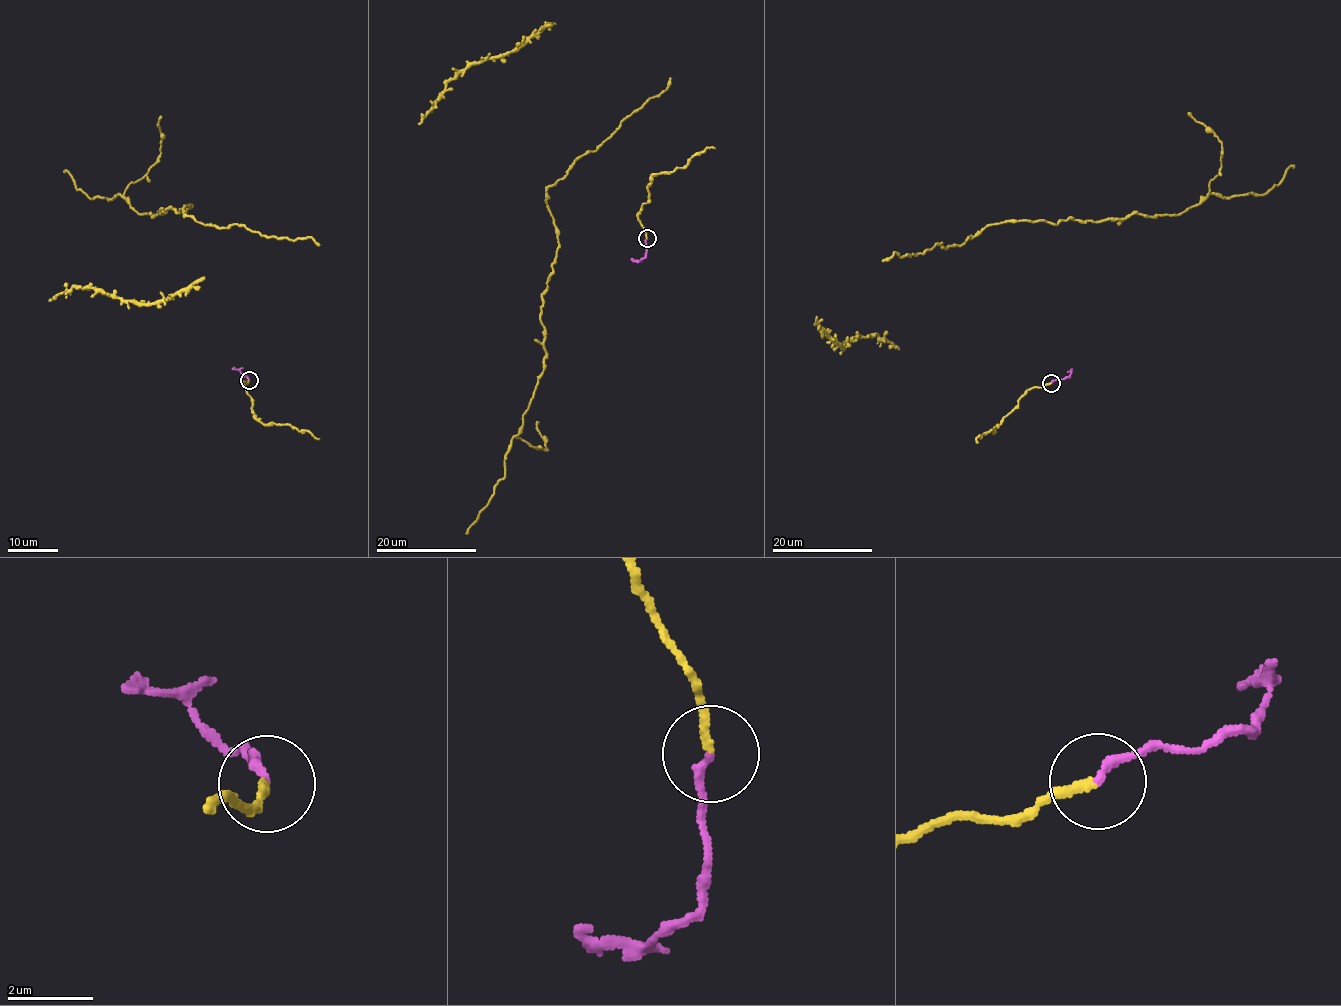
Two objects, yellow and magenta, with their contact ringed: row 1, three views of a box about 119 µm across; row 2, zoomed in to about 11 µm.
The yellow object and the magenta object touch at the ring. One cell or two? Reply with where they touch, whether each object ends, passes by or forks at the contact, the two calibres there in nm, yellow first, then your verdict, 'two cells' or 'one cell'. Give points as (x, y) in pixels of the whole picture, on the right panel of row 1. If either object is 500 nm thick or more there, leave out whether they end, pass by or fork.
place (1051, 383); yellow ends; magenta ends; calibres 200 and 220 nm; two cells

